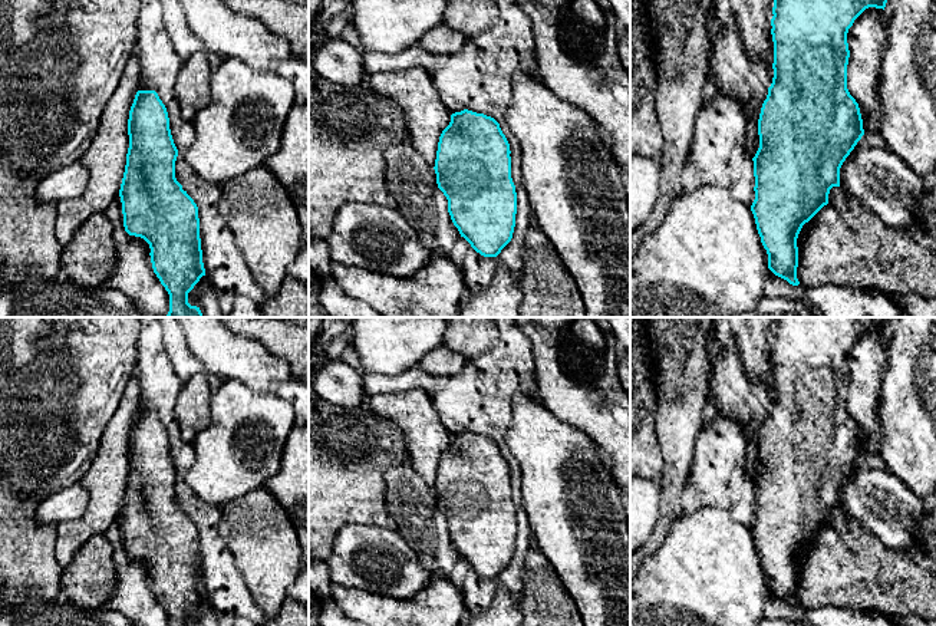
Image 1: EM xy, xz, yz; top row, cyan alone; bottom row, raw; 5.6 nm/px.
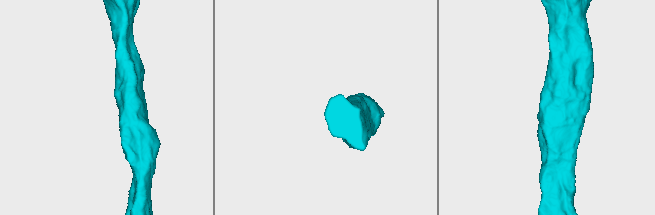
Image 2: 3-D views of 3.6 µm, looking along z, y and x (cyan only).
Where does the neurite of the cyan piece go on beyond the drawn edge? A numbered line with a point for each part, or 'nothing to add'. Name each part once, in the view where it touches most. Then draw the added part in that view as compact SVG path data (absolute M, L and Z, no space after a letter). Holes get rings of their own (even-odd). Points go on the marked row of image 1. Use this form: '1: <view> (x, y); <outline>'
nothing to add

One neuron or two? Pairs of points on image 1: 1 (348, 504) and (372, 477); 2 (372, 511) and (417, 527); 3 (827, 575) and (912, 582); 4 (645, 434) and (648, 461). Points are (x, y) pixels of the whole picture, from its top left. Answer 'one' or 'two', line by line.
1: one
2: two
3: one
4: one

